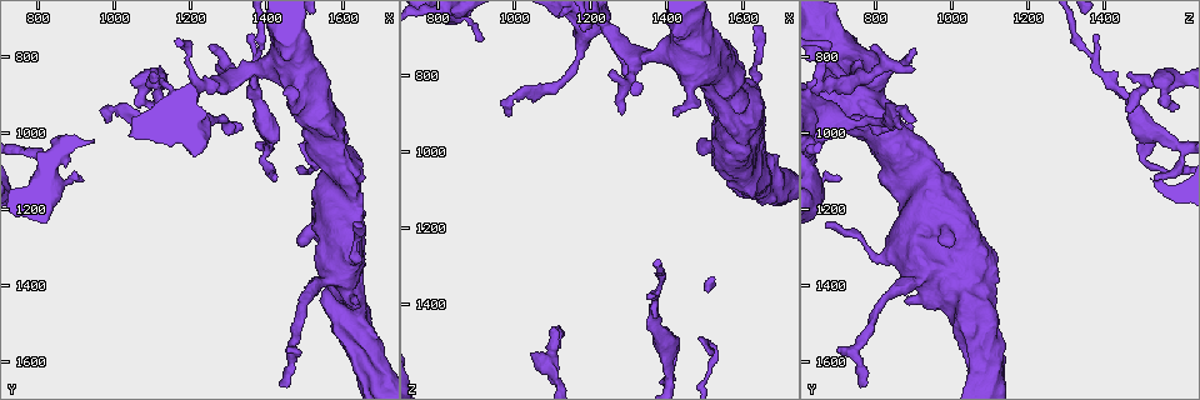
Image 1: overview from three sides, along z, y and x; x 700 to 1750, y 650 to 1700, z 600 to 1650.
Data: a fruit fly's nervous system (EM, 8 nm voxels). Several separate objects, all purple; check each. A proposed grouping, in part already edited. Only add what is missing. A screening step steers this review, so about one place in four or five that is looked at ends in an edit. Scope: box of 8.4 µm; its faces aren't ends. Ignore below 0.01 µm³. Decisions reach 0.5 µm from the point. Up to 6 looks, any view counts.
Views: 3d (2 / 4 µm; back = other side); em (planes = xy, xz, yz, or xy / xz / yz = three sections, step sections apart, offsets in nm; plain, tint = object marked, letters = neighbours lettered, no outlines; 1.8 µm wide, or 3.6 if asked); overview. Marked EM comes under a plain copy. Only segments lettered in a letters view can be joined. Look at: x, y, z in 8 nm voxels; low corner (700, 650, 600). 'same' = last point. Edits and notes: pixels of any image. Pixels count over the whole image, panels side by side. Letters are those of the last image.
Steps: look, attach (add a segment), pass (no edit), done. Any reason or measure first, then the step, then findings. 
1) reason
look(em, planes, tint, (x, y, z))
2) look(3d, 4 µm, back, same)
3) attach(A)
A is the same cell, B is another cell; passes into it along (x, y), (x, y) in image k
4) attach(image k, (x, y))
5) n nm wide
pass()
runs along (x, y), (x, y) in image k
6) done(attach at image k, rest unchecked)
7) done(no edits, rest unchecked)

branch stops here
look(3d, 2 µm, (915, 1120, 700))

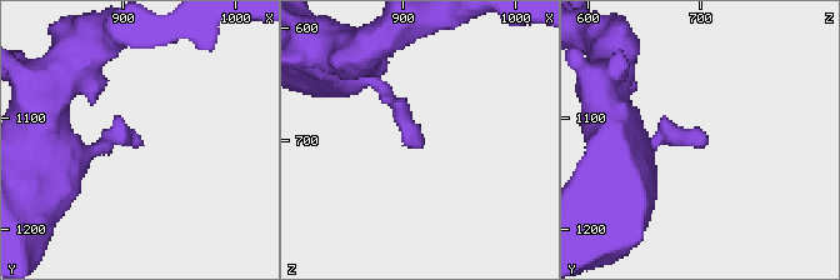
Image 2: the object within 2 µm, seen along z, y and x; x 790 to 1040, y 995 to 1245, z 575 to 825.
look(em, planes, letters, (920, 1120, 704))

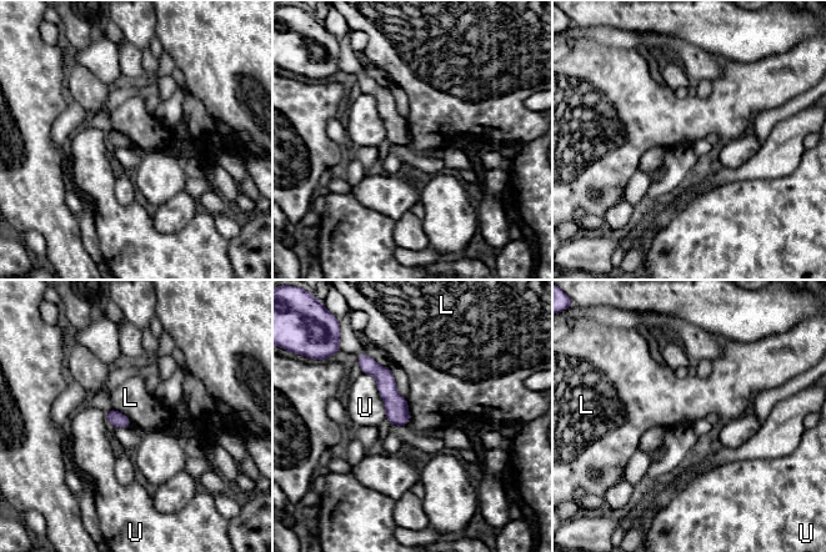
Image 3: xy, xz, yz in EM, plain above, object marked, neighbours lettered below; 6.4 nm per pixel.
U touches over 340 nm
pass()
L and U are other cells; runs along (365, 362), (385, 381), (404, 422) in image 3; none of them fits

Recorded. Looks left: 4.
branch stops here
look(3d, 4 µm, (1105, 845, 1465))

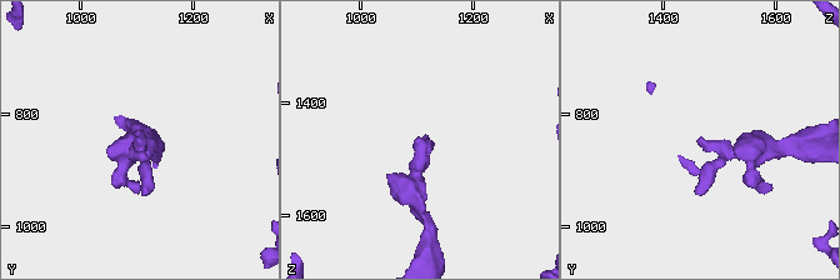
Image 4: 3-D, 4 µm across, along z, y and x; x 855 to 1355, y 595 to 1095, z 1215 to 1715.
look(em, planes, tint, (1095, 845, 1465))

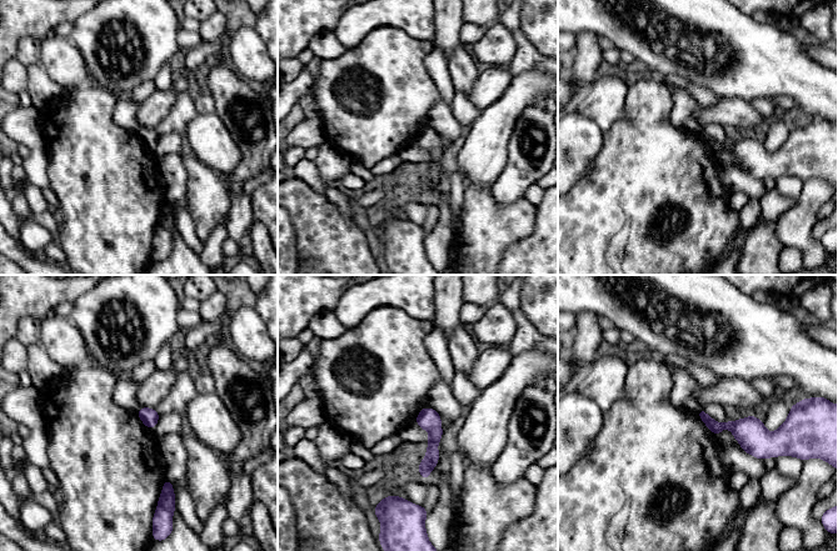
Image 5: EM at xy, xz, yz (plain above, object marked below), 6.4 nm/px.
look(em, planes, letters, same)

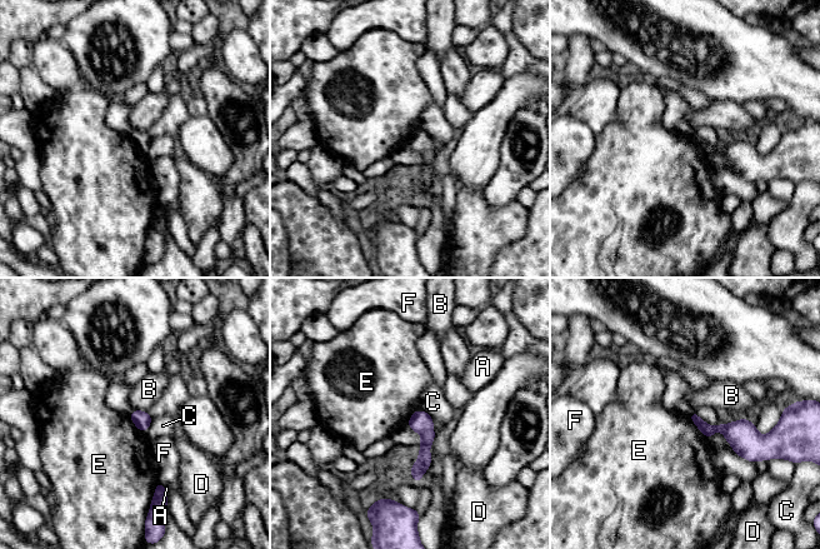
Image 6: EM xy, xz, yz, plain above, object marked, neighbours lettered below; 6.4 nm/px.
pass()
A, B, C, D, E and F are other cells; border along (688, 417), (708, 440) in image 6; no lettered segment goes on from it

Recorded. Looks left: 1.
abrupt turn
look(em, planes, letters, (1625, 1290, 765))

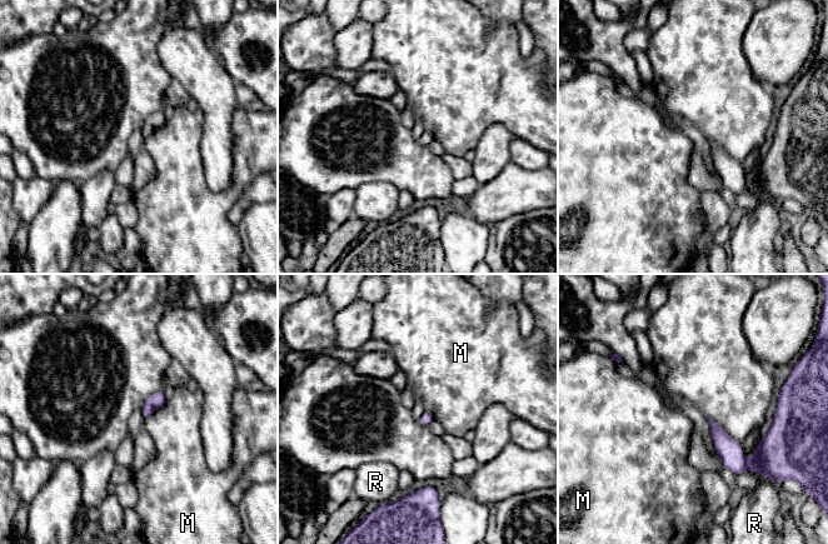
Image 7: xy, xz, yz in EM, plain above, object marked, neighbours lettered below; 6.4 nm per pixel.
80 nm wide
pass()
M and R are other cells; border along (165, 400), (144, 419) in image 7; none of them fits

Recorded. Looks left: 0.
done(no edits, rest unchecked)

